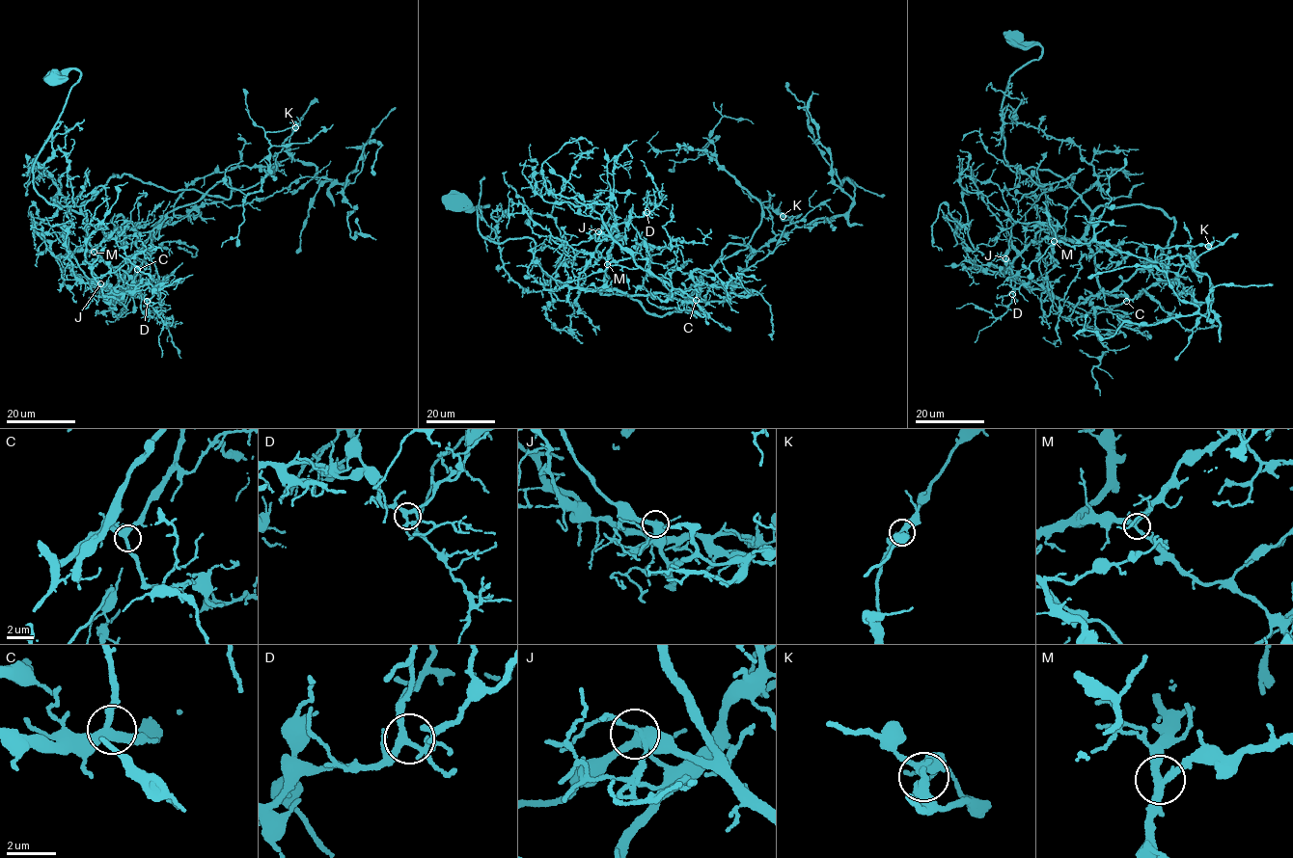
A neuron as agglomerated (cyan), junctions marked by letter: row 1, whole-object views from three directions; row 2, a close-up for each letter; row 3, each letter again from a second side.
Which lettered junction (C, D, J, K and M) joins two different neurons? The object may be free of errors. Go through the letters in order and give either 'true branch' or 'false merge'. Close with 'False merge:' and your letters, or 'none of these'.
C: true branch
D: true branch
J: true branch
K: false merge
M: true branch
False merge: K

